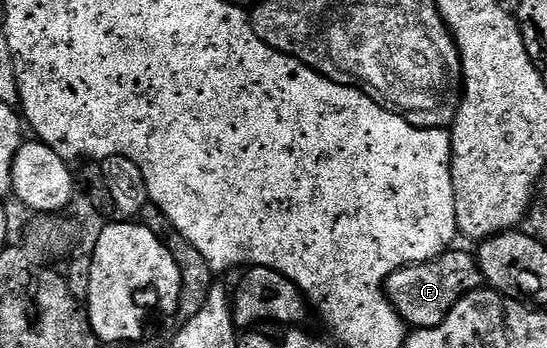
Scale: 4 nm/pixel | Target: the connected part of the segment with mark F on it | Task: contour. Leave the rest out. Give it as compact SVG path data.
M450 249L438 259L426 263L401 267L389 275L385 282L385 298L410 328L438 327L462 297L482 286L481 270L476 258L470 252L468 255L465 251L457 250Z

